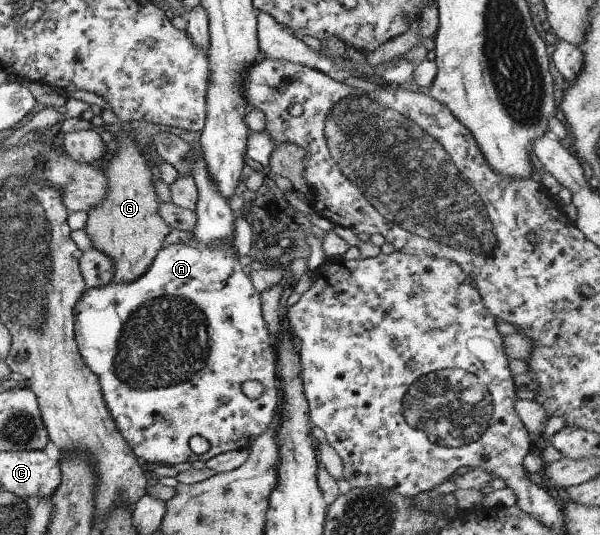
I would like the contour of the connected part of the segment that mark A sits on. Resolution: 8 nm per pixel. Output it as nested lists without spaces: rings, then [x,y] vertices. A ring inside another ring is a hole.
[[[199,143],[194,144],[195,148],[195,159],[194,162],[190,165],[190,176],[193,178],[197,193],[198,193],[198,200],[194,209],[194,212],[196,213],[196,226],[191,231],[192,237],[183,243],[178,244],[169,244],[169,245],[163,245],[163,247],[156,253],[156,256],[153,258],[153,261],[151,262],[151,265],[148,267],[148,270],[141,275],[141,277],[138,277],[135,281],[132,281],[131,283],[113,283],[109,282],[107,285],[98,287],[98,288],[85,288],[80,295],[80,298],[75,302],[74,307],[74,334],[75,334],[75,343],[77,346],[77,349],[79,350],[79,353],[81,354],[83,363],[97,376],[100,390],[104,399],[104,402],[106,403],[106,408],[108,409],[108,412],[111,414],[111,417],[113,418],[116,430],[119,431],[119,433],[123,436],[123,439],[125,440],[125,443],[133,450],[133,453],[136,455],[136,457],[141,457],[143,461],[147,461],[147,463],[161,463],[161,465],[175,465],[176,463],[193,463],[193,461],[207,461],[207,459],[211,459],[211,457],[215,457],[215,455],[219,455],[219,453],[223,453],[225,451],[231,451],[232,449],[247,449],[251,442],[256,438],[259,437],[261,434],[263,434],[266,429],[268,428],[268,425],[271,423],[271,420],[273,419],[274,412],[276,411],[277,407],[277,385],[275,383],[275,375],[274,375],[274,365],[275,365],[275,353],[274,353],[274,347],[273,343],[270,339],[270,335],[266,326],[266,323],[263,321],[262,318],[262,311],[261,306],[262,303],[260,302],[260,295],[257,291],[251,286],[251,282],[249,281],[249,276],[245,275],[243,271],[241,270],[242,267],[240,267],[239,263],[237,262],[237,257],[239,256],[236,253],[236,249],[234,248],[234,245],[231,244],[231,241],[233,240],[234,230],[233,230],[233,211],[229,208],[228,201],[226,200],[226,197],[223,197],[223,194],[219,191],[218,185],[213,181],[213,178],[209,175],[208,169],[206,168],[206,161],[204,160],[204,157],[202,155],[202,151],[200,149]],[[243,381],[259,381],[261,385],[263,386],[263,391],[261,395],[257,399],[249,399],[247,398],[242,392],[241,392],[241,383]],[[193,435],[199,435],[199,437],[203,437],[205,441],[209,444],[209,448],[207,452],[201,455],[193,454],[191,450],[189,450],[189,446],[187,442]]]

